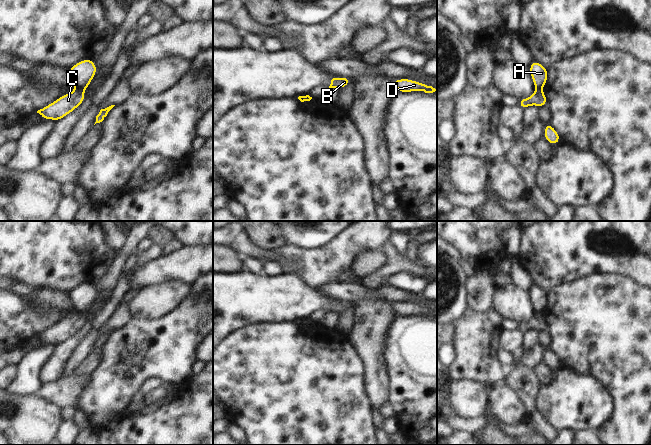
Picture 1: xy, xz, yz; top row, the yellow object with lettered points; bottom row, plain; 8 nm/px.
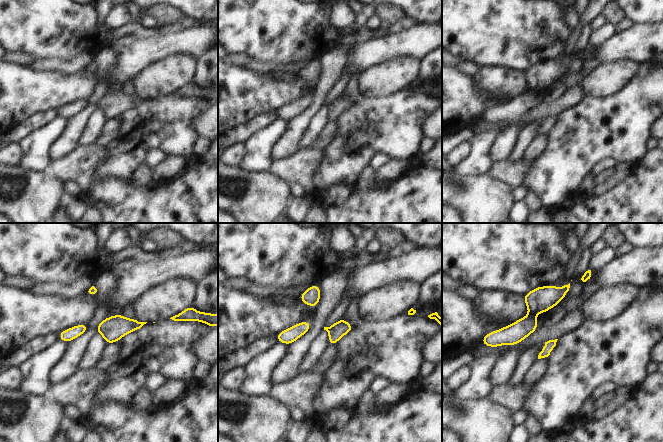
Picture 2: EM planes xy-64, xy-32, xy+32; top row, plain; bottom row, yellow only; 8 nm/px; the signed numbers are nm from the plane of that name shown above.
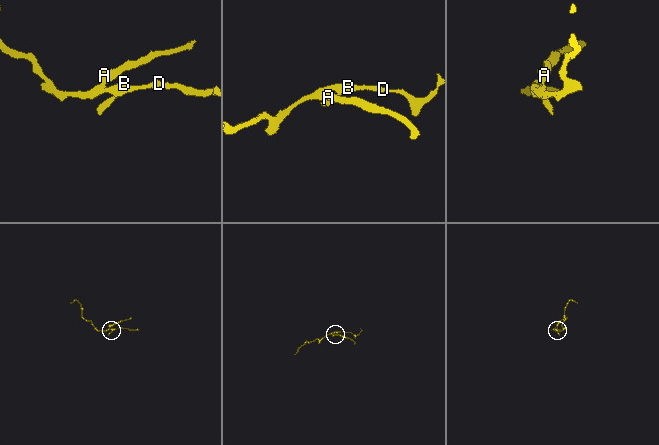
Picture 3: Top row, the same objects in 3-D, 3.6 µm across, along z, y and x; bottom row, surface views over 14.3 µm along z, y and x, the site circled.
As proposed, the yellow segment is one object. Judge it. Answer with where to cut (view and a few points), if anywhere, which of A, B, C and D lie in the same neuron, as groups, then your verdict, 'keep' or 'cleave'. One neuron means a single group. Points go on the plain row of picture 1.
cut in xy along (83, 313), (78, 312), (76, 314); A / B C D; cleave

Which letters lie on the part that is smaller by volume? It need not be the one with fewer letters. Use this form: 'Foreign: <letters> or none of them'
Foreign: A

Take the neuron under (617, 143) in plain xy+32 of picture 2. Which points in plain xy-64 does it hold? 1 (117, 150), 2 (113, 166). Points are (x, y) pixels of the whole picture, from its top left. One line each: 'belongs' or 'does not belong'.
1: belongs
2: belongs

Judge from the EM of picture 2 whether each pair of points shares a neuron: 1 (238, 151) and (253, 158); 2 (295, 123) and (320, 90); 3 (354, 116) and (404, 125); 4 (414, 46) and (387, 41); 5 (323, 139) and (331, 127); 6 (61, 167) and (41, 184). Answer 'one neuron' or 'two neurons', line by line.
1: two neurons
2: one neuron
3: one neuron
4: one neuron
5: one neuron
6: two neurons

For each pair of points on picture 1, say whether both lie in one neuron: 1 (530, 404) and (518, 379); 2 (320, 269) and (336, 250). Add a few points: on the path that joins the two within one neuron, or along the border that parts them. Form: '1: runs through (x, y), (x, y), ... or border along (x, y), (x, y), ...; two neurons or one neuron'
1: runs through (528, 398), (527, 389), (523, 385); one neuron
2: runs through (325, 264), (335, 255); one neuron

